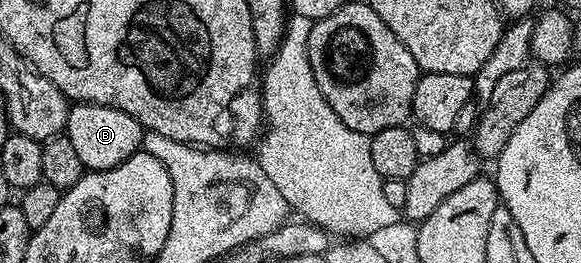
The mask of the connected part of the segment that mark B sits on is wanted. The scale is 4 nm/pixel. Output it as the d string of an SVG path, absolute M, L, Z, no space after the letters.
M94 102L70 105L63 134L69 138L76 155L82 160L84 169L89 172L115 168L143 146L143 127L134 118L127 116L127 112Z

